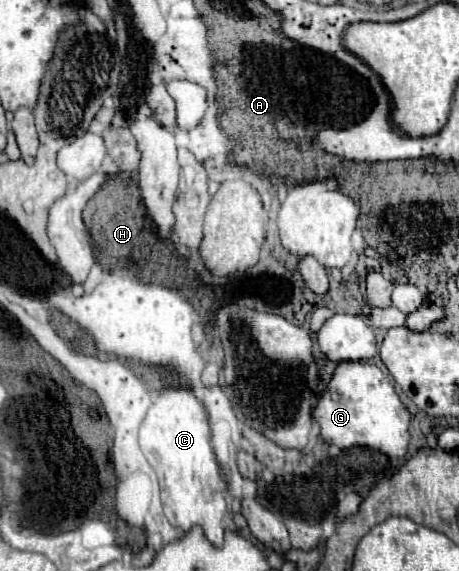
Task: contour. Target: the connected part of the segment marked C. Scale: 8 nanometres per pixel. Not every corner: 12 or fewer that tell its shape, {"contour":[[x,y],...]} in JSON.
{"contour":[[166,388],[140,428],[164,516],[222,546],[208,412]]}

